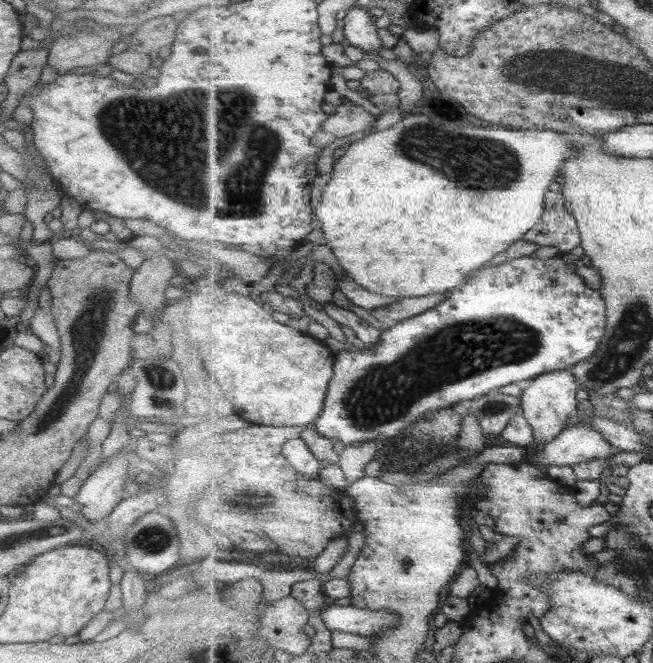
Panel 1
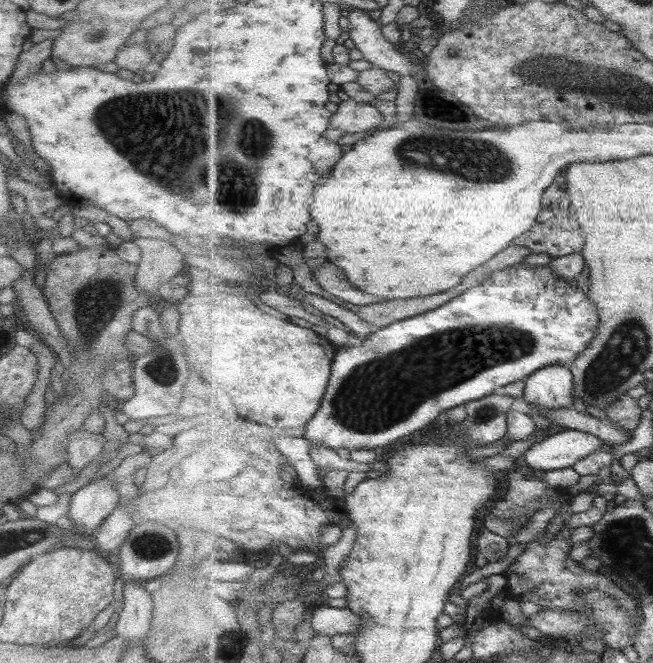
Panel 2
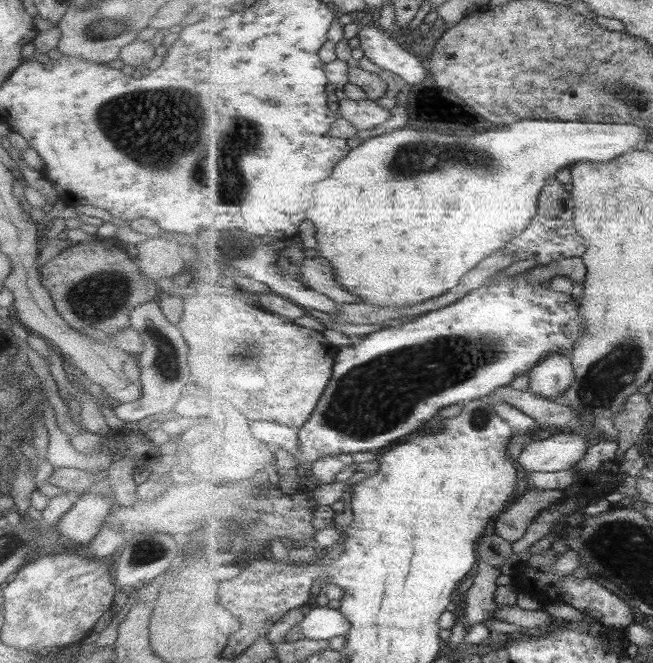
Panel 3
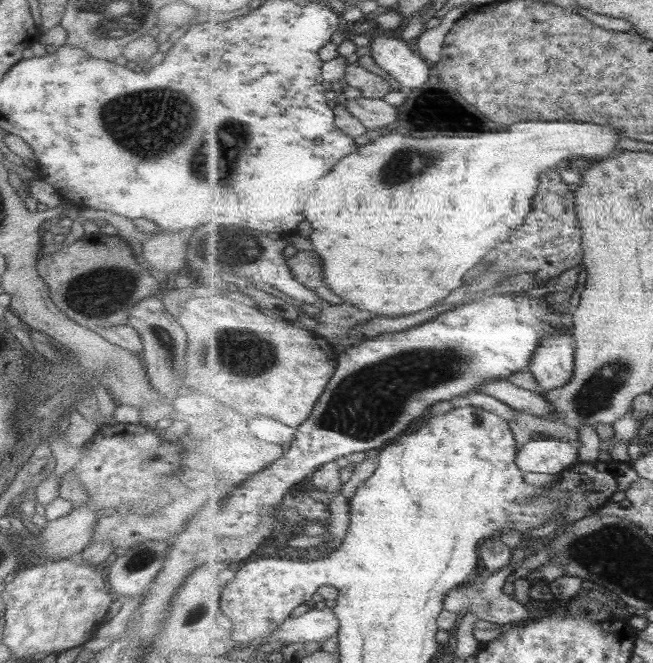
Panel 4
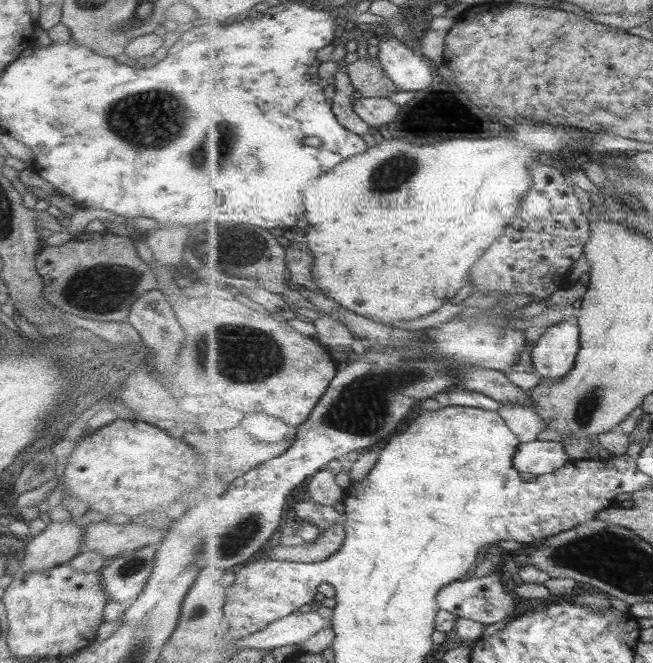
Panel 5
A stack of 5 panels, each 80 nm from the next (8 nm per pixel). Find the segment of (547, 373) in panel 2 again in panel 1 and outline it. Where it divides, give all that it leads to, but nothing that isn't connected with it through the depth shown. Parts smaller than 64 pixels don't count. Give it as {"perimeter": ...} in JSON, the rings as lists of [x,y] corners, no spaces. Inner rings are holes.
{"perimeter":[[[558,370],[558,372],[549,372],[538,376],[531,380],[531,385],[522,391],[522,410],[527,423],[533,428],[533,435],[535,435],[535,444],[540,444],[539,447],[543,447],[543,444],[547,444],[552,440],[555,440],[561,435],[563,430],[567,429],[569,422],[571,422],[572,415],[575,414],[577,409],[577,392],[579,392],[579,382],[575,378],[573,372],[569,370]]]}

